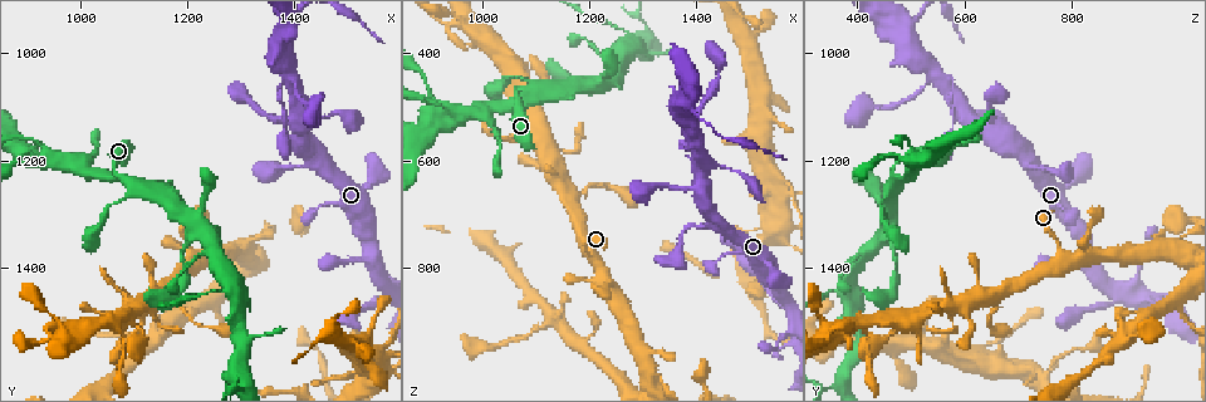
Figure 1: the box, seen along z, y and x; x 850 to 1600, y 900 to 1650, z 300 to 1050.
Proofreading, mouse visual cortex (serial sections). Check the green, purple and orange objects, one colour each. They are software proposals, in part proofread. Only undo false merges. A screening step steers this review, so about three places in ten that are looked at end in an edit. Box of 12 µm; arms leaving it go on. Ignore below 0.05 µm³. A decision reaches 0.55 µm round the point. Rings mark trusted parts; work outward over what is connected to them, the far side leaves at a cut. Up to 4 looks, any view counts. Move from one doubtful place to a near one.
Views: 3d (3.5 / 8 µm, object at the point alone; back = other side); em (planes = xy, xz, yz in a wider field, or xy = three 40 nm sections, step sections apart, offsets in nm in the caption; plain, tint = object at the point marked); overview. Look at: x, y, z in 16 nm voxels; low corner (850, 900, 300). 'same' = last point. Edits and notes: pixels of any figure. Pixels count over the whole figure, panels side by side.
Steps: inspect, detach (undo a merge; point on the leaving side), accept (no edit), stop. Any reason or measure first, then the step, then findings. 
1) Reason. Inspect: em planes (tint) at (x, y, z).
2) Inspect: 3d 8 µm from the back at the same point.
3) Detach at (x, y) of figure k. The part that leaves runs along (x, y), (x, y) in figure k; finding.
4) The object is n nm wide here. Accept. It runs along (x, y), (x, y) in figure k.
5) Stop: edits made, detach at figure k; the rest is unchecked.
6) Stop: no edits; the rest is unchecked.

Sudden change in width. Inspect: 3d 3.5 µm at (1380, 1150, 580).

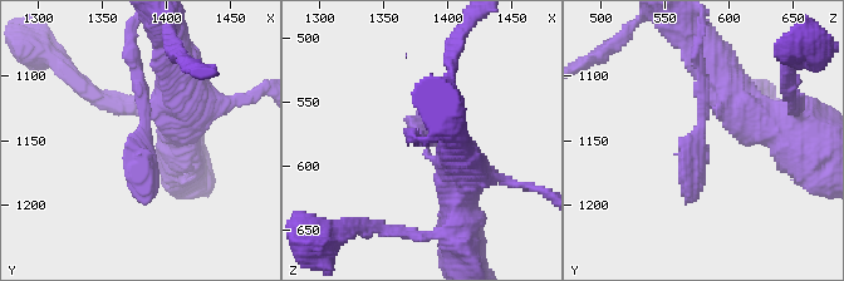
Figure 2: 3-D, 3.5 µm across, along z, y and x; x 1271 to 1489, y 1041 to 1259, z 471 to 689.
Now the EM. Inspect: em xy step 1 (tint) at (1380, 1148, 576).

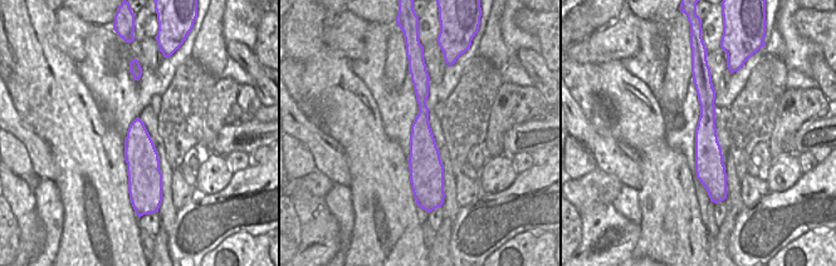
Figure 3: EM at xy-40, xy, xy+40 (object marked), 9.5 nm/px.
Accept. It runs along (736, 106), (705, 109), (688, 202) in figure 2; one cell here.

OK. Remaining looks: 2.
Branch point. Inspect: 3d 3.5 µm at (1070, 1235, 475).

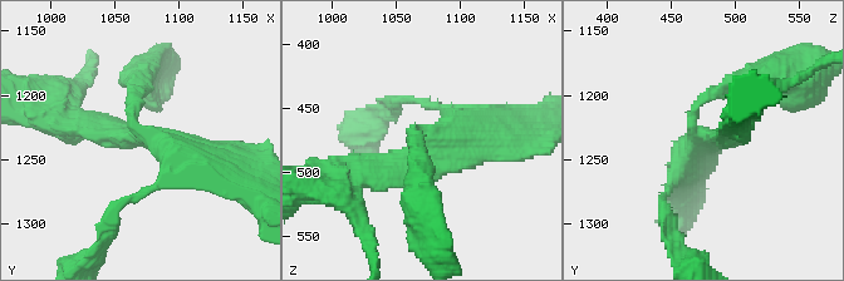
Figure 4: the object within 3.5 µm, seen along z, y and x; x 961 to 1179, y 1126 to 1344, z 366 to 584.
Shape alone is not enough. Inspect: em xy step 3 (tint) at (1074, 1232, 472).

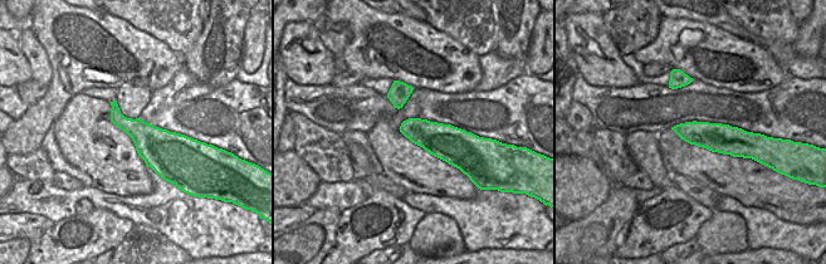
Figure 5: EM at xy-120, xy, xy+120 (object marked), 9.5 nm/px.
The object is 320 nm wide here. Accept. It runs along (141, 82), (133, 124), (217, 174) in figure 4; all the same cell.

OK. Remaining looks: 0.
Stop: no edits; the rest is unchecked.

